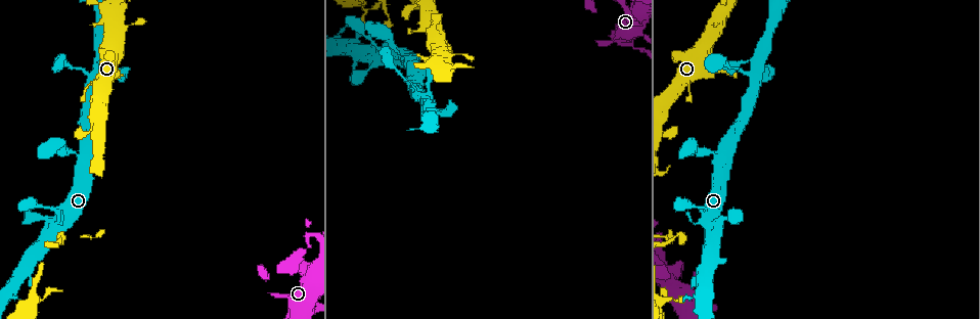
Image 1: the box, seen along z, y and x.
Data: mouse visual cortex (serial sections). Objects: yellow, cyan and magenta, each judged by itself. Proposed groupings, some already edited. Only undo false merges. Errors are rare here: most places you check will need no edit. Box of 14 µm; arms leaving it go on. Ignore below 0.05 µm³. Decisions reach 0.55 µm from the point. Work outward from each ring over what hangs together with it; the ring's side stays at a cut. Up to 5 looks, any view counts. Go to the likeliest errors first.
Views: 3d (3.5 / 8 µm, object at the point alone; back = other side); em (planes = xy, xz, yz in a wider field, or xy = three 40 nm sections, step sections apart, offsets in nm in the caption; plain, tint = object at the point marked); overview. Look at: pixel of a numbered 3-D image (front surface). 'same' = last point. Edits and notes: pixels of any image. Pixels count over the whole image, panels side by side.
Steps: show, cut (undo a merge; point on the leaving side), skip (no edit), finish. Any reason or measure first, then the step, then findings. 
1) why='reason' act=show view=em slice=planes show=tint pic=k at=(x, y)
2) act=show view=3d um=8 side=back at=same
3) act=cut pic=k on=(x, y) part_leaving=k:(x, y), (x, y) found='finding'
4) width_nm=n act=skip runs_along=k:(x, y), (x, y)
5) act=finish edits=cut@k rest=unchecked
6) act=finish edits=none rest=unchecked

why='sharp bend' act=show view=3d um=3.5 pic=1 at=(671, 272)

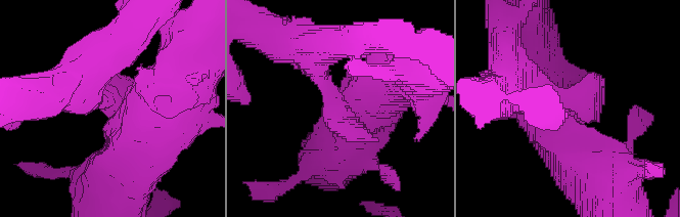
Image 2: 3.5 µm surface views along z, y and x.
why='need the tissue' act=show view=em slice=xy step=2 show=tint pic=2 at=(576, 100)

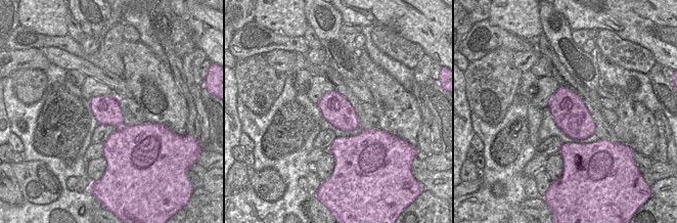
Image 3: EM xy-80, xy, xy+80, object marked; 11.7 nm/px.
act=skip runs_along=2:(575, 150), (520, 78) found='continuous, no second cell'

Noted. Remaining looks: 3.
act=show view=3d um=3.5 side=back pic=1 at=(113, 27)

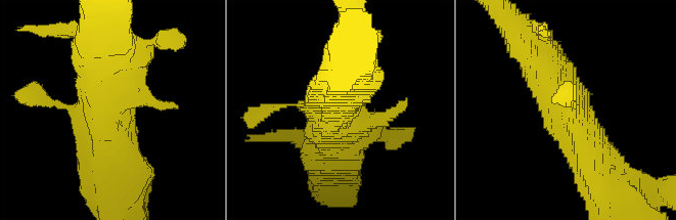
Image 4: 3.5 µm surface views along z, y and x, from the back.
why='now the EM' act=show view=em slice=xy step=3 show=plain pic=4 at=(567, 113)

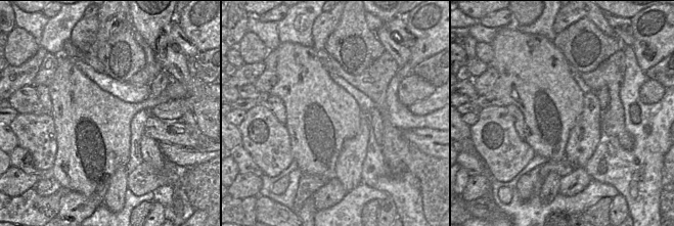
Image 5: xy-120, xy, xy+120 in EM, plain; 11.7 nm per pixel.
why='with the object marked' act=show view=em slice=xy step=3 show=tint at=same

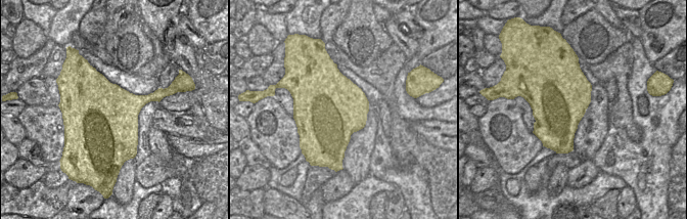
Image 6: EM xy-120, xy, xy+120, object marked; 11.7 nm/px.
act=skip runs_along=4:(598, 169), (533, 53) found='all the same cell'

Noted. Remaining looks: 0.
act=finish edits=none rest=unchecked

